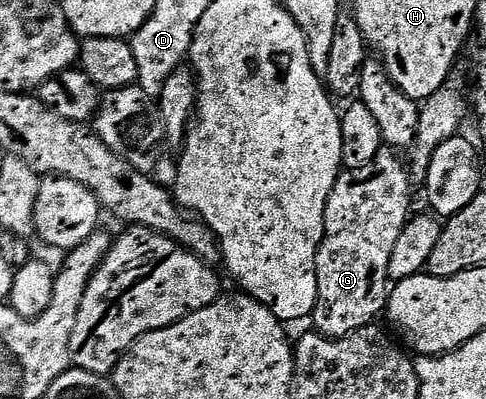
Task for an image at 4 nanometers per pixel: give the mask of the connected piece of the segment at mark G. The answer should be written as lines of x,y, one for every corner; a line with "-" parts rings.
382,155
374,159
370,165
363,167
362,169
350,169
342,172
341,176
337,178
335,187
331,191
331,195
327,199
327,207
325,208
325,234
321,240
321,246
319,247
319,255
317,256
317,306
313,309
313,315
311,318
312,328
323,334
325,337
346,337
356,331
356,329
362,329
368,325
374,324
378,320
377,316
386,312
389,303
389,291
391,288
391,282
389,280
389,264
391,263
391,251
395,251
395,243
399,243
399,235
403,231
405,222
409,220
411,216
411,210
409,210
409,204
413,201
413,185
409,182
409,173
401,166
400,156

